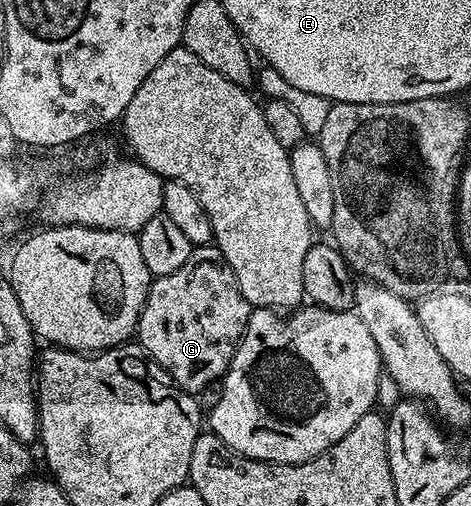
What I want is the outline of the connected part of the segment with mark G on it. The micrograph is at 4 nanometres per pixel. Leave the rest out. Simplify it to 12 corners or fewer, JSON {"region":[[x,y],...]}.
{"region":[[214,246],[152,279],[137,343],[184,392],[226,373],[252,305]]}

